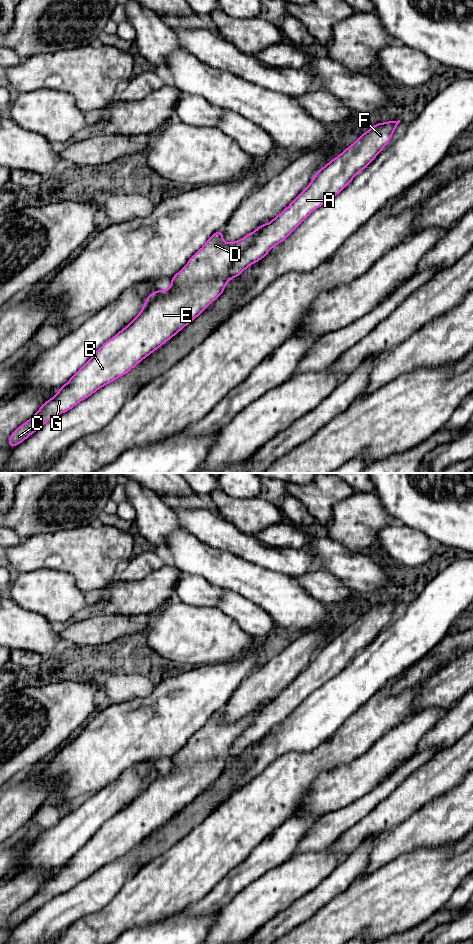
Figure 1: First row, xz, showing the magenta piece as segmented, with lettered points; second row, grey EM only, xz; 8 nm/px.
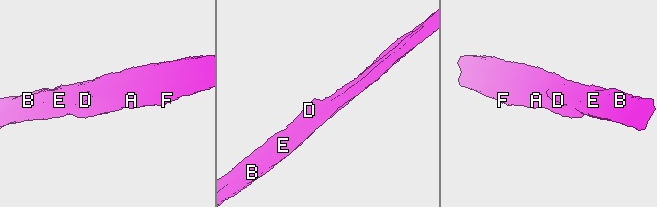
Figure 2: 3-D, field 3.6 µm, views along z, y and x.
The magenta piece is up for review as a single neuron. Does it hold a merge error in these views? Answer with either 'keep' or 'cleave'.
keep

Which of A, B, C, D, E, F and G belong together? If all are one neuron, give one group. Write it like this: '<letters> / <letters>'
A B C D E F G

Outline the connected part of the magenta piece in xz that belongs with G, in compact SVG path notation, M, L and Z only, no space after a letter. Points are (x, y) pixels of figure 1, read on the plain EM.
M391 600L373 605L339 636L333 638L313 657L311 663L268 704L261 704L255 711L240 720L223 722L222 710L214 713L171 759L168 770L152 772L139 795L124 809L106 821L70 860L46 881L24 904L9 917L8 926L17 926L46 902L72 889L76 884L91 876L101 867L125 855L139 842L181 811L200 795L206 787L221 776L230 759L239 756L251 744L260 741L276 725L285 720L316 688L340 673L366 648L389 623L400 600Z

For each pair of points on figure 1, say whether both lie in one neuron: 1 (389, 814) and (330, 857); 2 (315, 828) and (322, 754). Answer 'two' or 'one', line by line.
1: two
2: two

